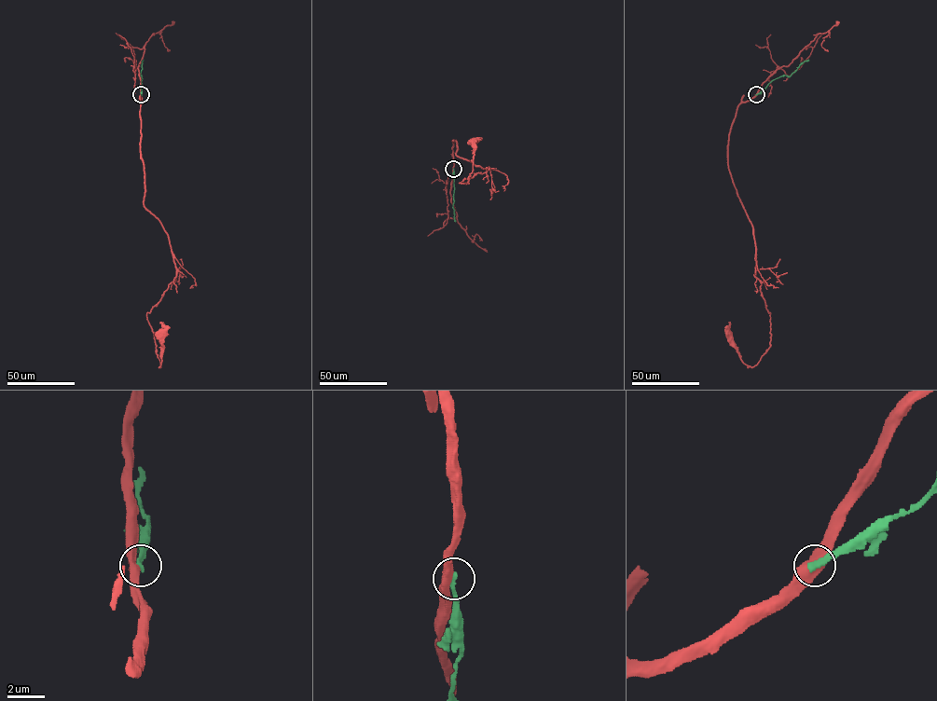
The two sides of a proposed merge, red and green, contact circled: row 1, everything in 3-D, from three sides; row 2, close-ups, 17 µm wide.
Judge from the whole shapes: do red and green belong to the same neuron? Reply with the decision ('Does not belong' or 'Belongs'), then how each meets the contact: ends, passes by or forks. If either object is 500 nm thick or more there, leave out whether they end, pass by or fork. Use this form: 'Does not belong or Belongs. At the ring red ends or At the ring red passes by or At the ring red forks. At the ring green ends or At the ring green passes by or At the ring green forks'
Does not belong

